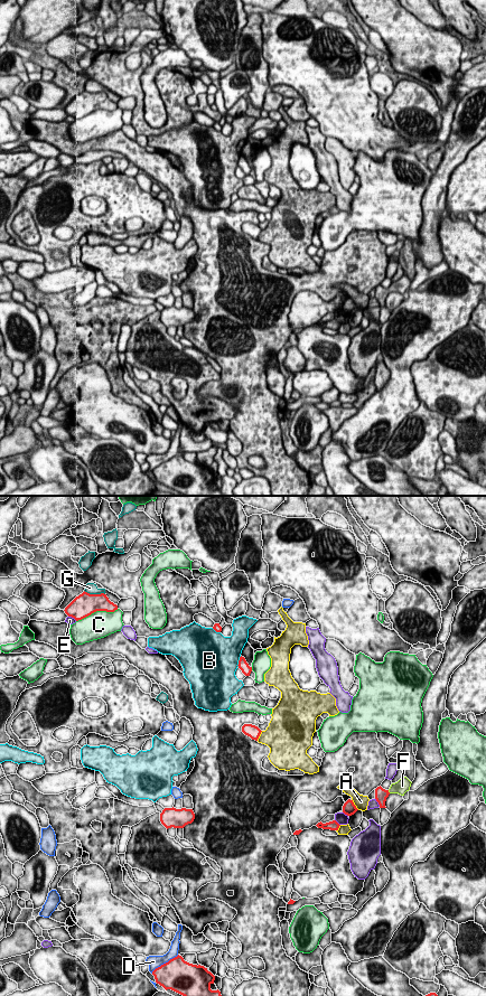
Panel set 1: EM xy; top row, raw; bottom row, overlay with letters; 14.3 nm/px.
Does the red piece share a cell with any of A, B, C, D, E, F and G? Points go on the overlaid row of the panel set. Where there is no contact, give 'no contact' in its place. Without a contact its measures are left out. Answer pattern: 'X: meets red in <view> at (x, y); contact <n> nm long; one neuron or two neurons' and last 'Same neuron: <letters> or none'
A: meets red in xy at (354, 805); contact 190 nm long; two neurons
B: meets red in xy at (239, 661); contact 170 nm long; two neurons
C: meets red in xy at (96, 610); contact 650 nm long; two neurons
D: meets red in xy at (166, 962); contact 480 nm long; two neurons
E: meets red in xy at (377, 801); contact 140 nm long; two neurons
F: meets red in xy at (388, 791); contact 60 nm long; one neuron
G: meets red in xy at (94, 594); contact 320 nm long; two neurons
Same neuron: F

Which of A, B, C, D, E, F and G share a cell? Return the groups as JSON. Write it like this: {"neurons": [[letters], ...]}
{"neurons": [["A"], ["B"], ["C"], ["D"], ["E"], ["F"], ["G"]]}

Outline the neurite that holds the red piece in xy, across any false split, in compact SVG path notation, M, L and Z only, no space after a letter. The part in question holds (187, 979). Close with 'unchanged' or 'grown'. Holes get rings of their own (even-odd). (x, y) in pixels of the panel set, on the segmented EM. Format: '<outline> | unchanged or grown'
M179 955L156 968L152 975L166 990L171 989L183 996L222 996L218 989L211 989L215 976L207 968L189 964Z | unchanged

